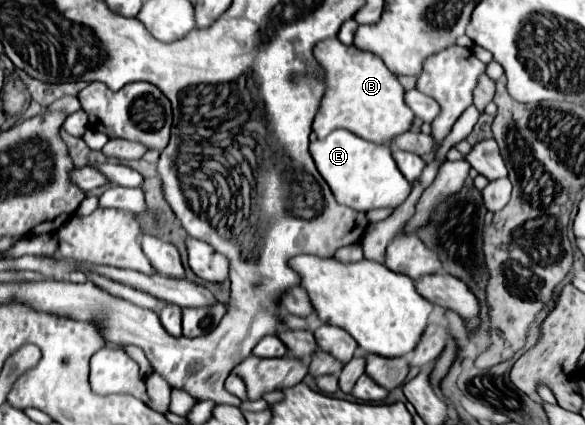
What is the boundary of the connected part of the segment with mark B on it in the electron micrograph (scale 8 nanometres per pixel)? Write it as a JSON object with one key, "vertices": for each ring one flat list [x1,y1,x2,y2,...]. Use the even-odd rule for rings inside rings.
{"vertices":[[332,38,322,40,314,46,314,60,324,70,326,84,316,118,312,122,312,130,320,140,326,138,332,130,344,128,364,140,390,144,394,136,406,132,412,126,414,112,406,106,402,98,404,88,378,56,370,52,360,52,354,46,346,48,338,42,338,38]]}

